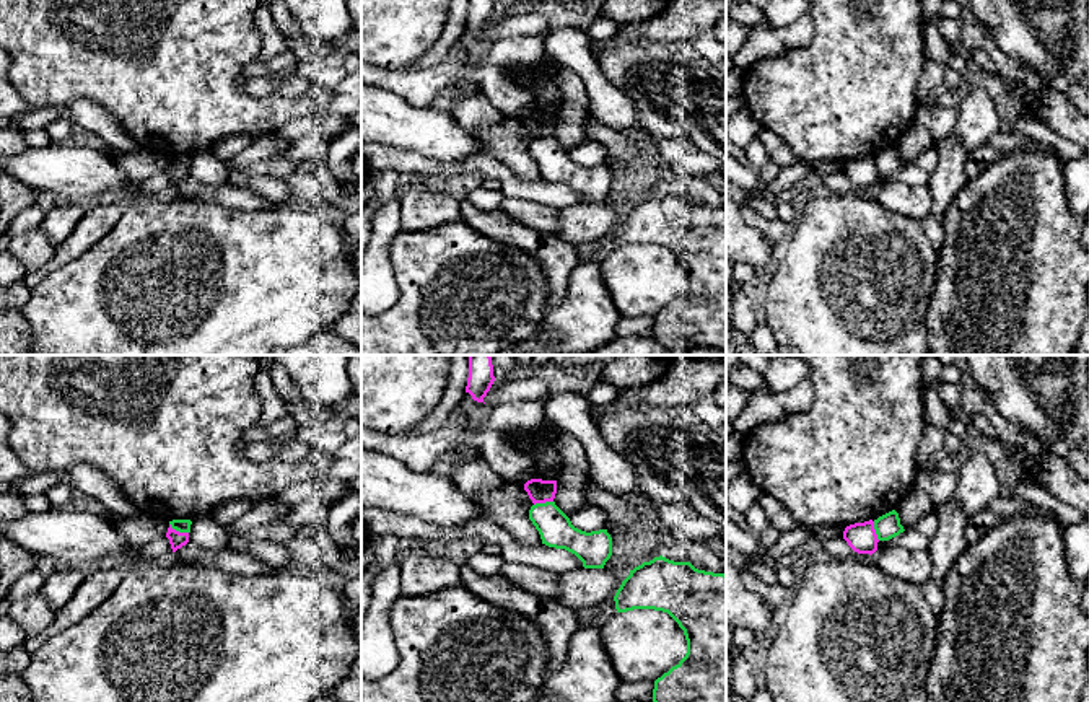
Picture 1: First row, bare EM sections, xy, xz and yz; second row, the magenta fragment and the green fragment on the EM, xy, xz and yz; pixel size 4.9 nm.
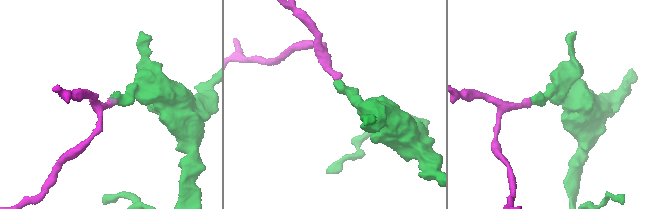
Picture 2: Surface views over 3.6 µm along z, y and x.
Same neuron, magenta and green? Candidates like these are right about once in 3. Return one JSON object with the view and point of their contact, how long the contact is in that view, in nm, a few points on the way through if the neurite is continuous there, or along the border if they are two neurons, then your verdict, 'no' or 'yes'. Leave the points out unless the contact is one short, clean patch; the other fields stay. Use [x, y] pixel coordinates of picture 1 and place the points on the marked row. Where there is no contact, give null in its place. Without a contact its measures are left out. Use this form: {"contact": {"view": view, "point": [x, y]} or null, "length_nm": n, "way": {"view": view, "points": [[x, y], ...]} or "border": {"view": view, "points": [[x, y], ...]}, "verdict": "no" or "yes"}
{"contact": {"view": "xy", "point": [178, 531]}, "length_nm": 110, "border": {"view": "xy", "points": [[170, 523], [173, 528], [188, 533]]}, "verdict": "no"}

